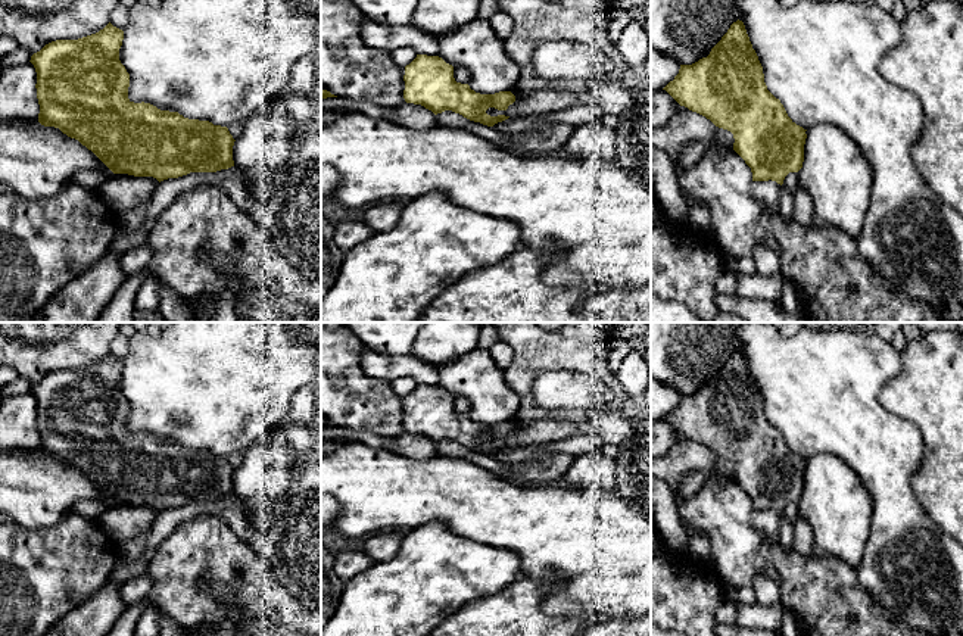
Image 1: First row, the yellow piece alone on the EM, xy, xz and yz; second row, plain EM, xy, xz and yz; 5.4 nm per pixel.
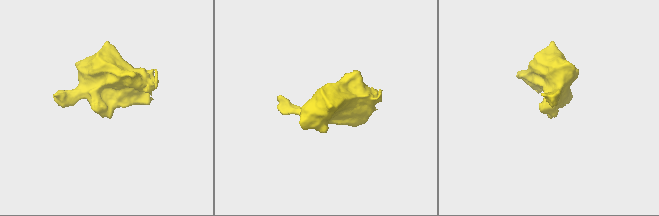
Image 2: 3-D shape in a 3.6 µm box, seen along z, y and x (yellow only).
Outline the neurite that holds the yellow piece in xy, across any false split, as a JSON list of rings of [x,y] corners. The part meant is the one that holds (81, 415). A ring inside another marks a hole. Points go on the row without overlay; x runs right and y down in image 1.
[[[110,352],[78,370],[56,370],[31,386],[37,402],[38,452],[59,458],[91,480],[113,504],[153,506],[159,512],[190,502],[234,496],[234,468],[227,456],[188,449],[128,428],[130,403],[119,390],[124,361]]]

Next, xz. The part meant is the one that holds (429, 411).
[[[417,384],[405,396],[403,411],[406,433],[421,434],[434,445],[452,440],[487,456],[509,448],[505,445],[490,446],[486,443],[489,437],[507,440],[515,431],[511,421],[480,424],[471,420],[468,414],[456,412],[454,396],[439,386]]]

